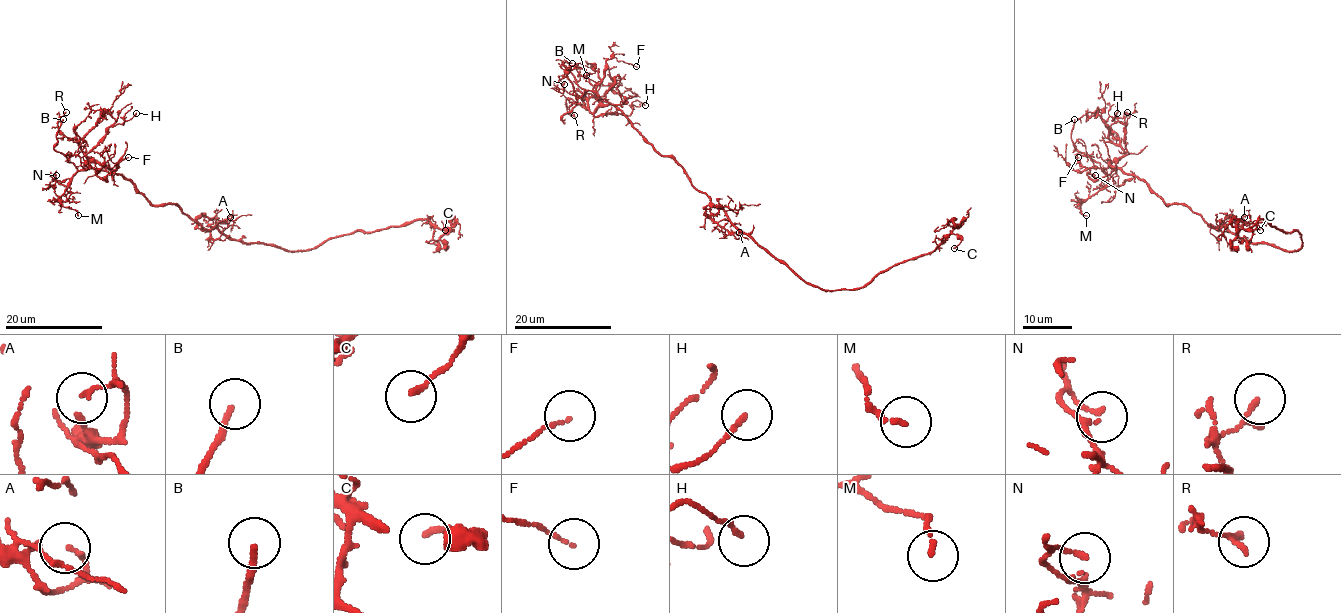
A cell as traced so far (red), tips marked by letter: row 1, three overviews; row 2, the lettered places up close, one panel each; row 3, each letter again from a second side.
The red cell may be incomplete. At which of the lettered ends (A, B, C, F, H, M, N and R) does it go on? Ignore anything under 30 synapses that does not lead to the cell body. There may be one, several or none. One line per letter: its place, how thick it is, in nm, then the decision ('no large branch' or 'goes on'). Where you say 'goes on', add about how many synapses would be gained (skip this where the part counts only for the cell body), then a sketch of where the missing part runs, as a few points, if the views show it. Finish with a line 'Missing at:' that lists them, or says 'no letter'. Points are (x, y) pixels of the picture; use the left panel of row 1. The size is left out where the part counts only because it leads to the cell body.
A: (230, 217) | 130 nm | no large branch
B: (63, 119) | 180 nm | goes on | (63, 119), (75, 108), (82, 113), (88, 109), (97, 91), (138, 59), (167, 25), (169, 9)
C: (445, 230) | 160 nm | no large branch
F: (128, 157) | 90 nm | no large branch
H: (136, 113) | 140 nm | no large branch
M: (78, 215) | 140 nm | no large branch
N: (56, 175) | 140 nm | no large branch
R: (66, 112) | 110 nm | no large branch
Missing at: B

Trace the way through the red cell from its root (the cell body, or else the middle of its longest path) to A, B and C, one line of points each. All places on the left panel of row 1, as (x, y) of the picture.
A: (222, 232), (216, 228), (201, 229), (196, 220), (207, 217), (225, 223), (230, 217)
B: (222, 232), (205, 229), (175, 204), (152, 204), (110, 169), (79, 170), (53, 148), (63, 119)
C: (222, 232), (244, 242), (304, 251), (334, 237), (417, 219), (452, 230), (445, 230)

